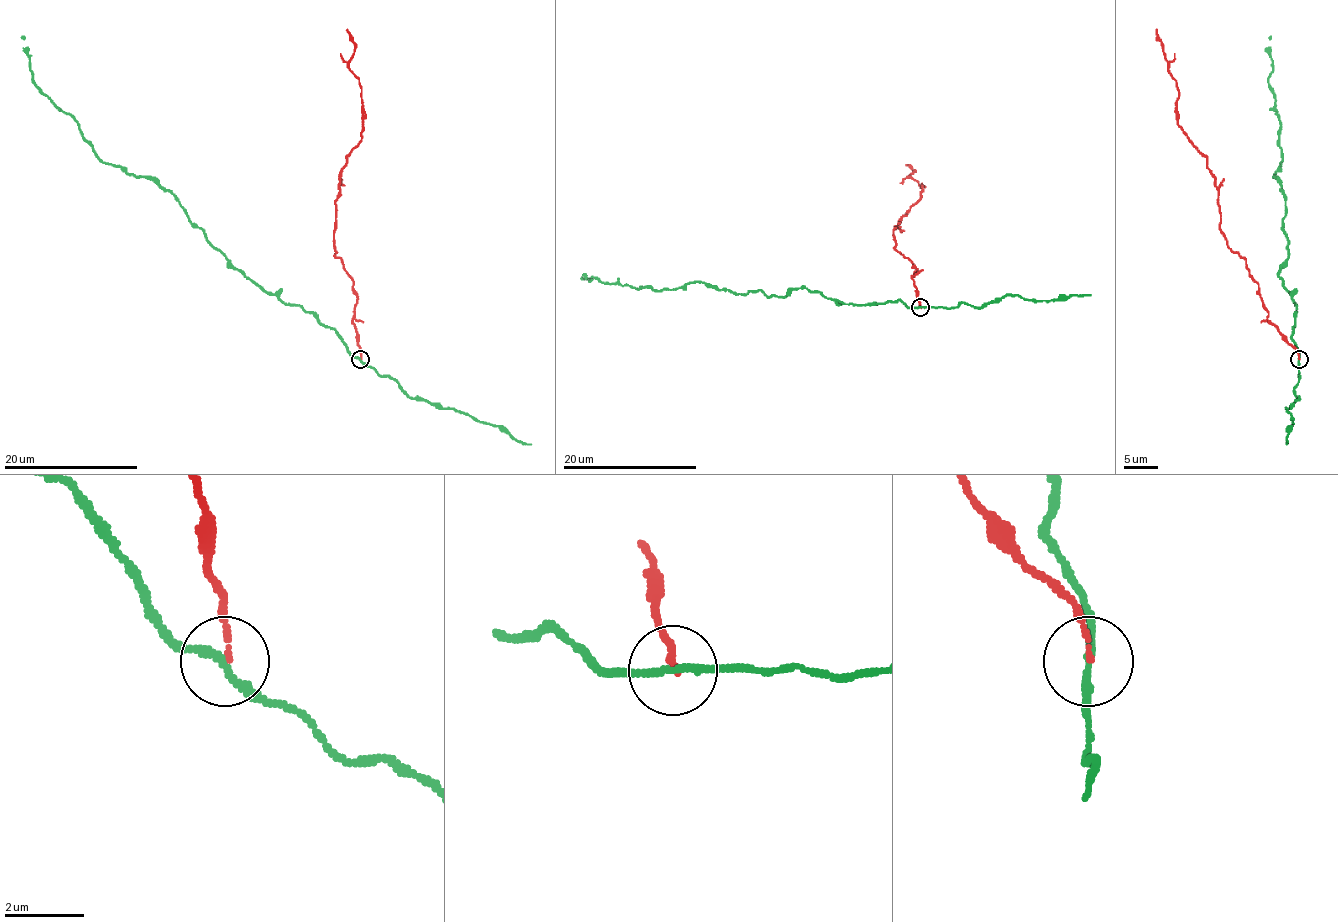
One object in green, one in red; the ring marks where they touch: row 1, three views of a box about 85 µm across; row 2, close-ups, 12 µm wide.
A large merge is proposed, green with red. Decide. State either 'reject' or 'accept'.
reject

